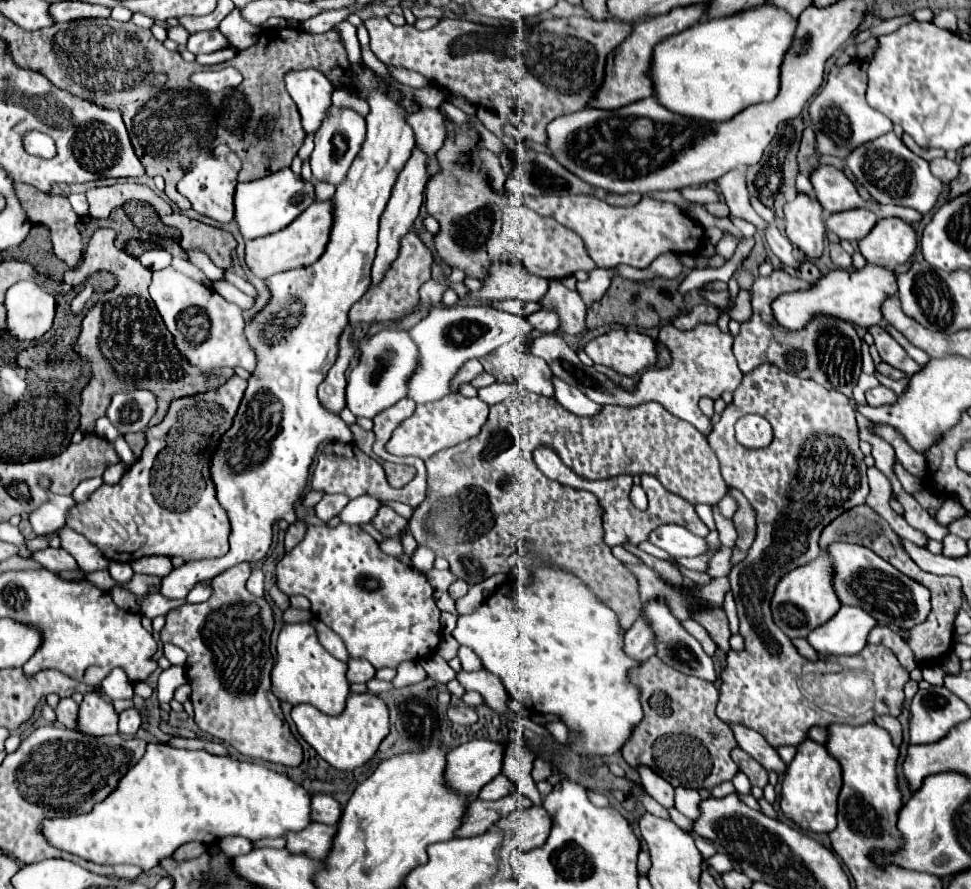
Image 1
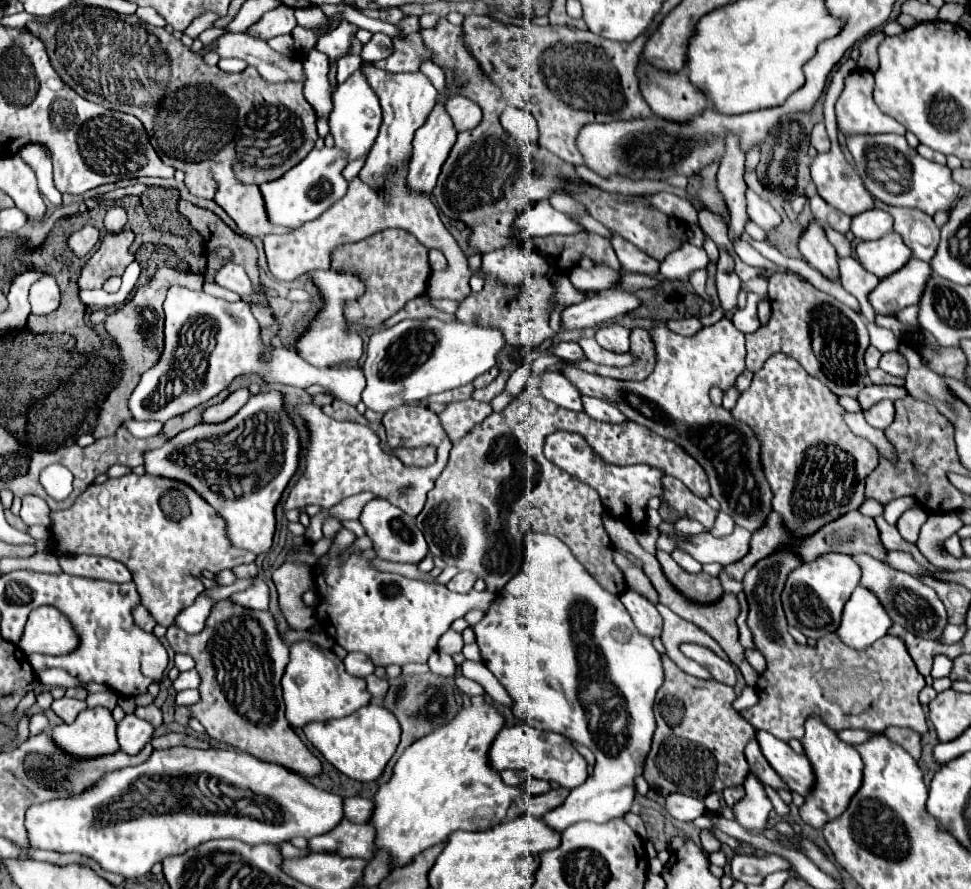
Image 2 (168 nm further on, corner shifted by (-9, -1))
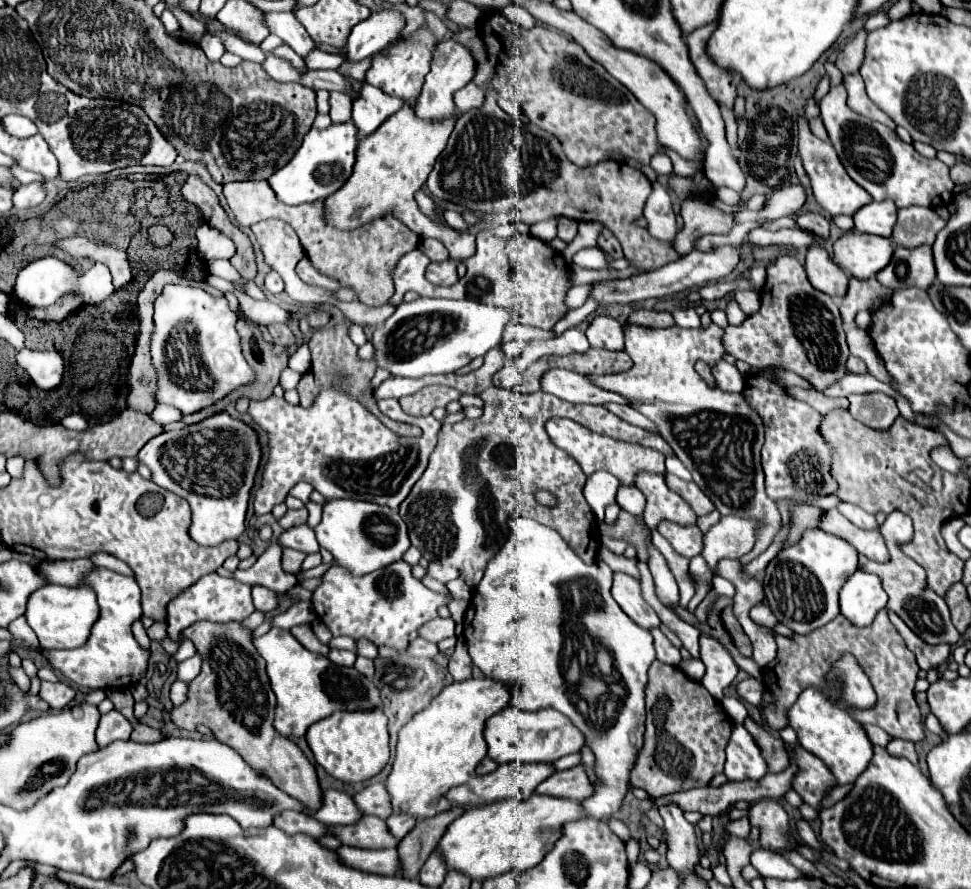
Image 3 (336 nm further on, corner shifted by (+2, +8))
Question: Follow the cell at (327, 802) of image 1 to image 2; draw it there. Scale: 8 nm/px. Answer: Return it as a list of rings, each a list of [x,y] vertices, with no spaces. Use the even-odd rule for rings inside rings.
[[[343,798],[345,818],[355,824],[367,824],[373,810],[373,802],[365,798]]]

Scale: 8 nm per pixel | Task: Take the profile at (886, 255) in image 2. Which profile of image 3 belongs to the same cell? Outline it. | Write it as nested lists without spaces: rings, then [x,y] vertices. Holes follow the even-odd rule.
[[[858,231],[844,233],[834,243],[834,263],[854,279],[870,279],[890,263],[894,247],[890,239]]]

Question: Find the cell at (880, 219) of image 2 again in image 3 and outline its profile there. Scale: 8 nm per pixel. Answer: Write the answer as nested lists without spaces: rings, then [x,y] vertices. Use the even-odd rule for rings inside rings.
[[[892,199],[888,201],[872,201],[866,207],[862,207],[856,215],[854,215],[854,225],[856,231],[860,233],[868,233],[868,235],[878,235],[878,237],[892,237],[892,229],[896,225],[896,205],[892,203]]]

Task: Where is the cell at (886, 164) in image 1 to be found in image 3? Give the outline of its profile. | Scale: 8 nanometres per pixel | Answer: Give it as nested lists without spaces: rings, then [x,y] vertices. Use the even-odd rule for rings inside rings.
[[[844,83],[830,87],[820,99],[822,121],[830,135],[830,141],[844,165],[846,173],[864,187],[874,201],[892,199],[898,207],[944,207],[954,199],[954,181],[948,175],[948,167],[938,159],[922,157],[912,145],[904,143],[892,129],[882,123],[870,121],[846,103]]]

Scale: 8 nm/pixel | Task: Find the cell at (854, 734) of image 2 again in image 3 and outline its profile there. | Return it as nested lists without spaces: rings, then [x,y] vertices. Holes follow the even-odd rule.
[[[866,725],[864,729],[868,731],[868,737],[870,737],[870,741],[872,741],[874,745],[886,747],[886,745],[892,741],[892,737],[890,737],[886,731],[882,731],[880,727],[874,727],[874,725]]]

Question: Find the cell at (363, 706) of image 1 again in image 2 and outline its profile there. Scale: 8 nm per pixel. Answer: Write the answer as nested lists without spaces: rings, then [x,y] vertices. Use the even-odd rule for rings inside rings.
[[[371,702],[359,708],[347,718],[305,724],[303,732],[307,740],[325,756],[327,762],[331,762],[339,772],[359,782],[371,782],[379,778],[385,764],[395,754],[395,748],[401,736],[397,718],[383,704],[377,704],[377,702]]]

